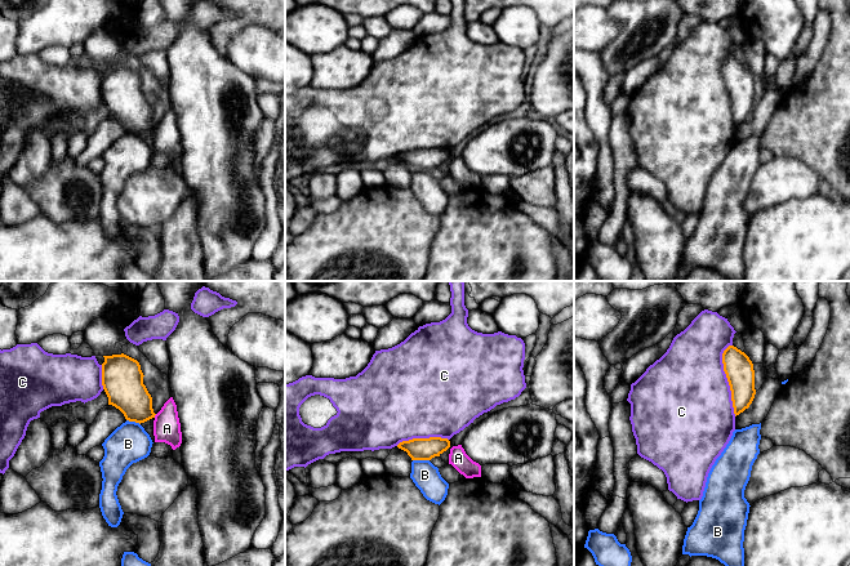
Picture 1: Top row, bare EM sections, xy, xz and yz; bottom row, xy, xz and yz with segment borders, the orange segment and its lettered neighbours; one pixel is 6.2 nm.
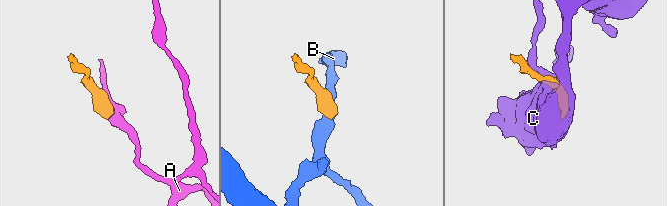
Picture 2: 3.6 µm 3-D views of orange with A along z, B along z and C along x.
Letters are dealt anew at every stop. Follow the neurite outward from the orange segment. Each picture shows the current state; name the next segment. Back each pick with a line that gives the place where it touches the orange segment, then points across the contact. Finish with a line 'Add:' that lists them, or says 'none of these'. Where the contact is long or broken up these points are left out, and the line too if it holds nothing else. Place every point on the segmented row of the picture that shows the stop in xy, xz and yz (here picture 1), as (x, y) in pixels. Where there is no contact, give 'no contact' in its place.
Add: none of these

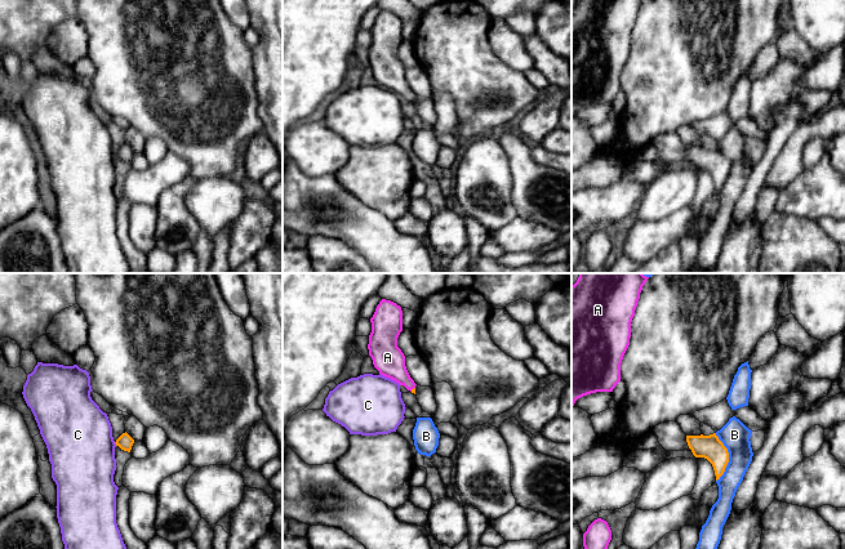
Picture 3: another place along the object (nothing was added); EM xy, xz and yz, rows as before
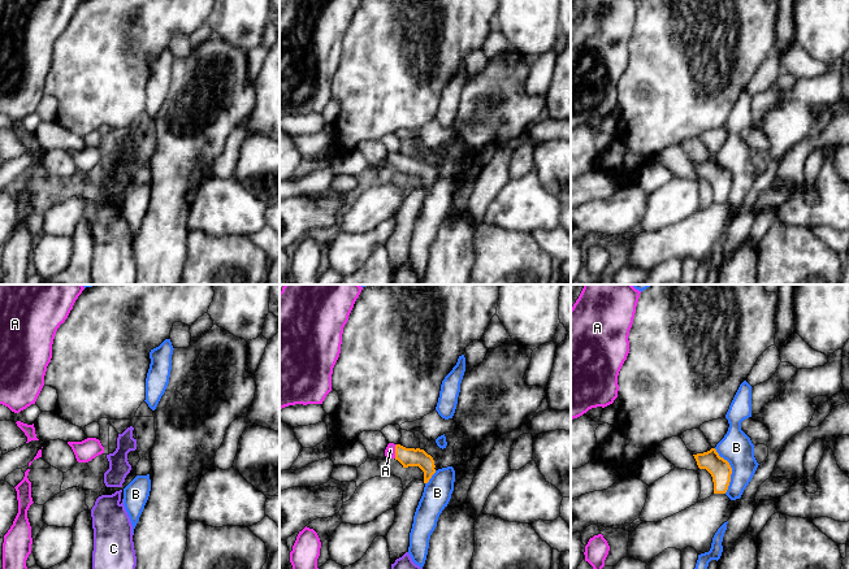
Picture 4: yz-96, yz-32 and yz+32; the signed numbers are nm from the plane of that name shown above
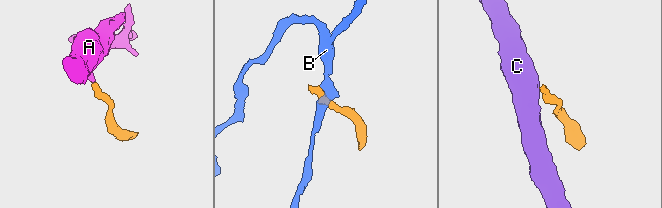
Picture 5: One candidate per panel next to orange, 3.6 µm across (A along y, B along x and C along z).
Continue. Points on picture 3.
A: contact xz (412, 389)
Add: A

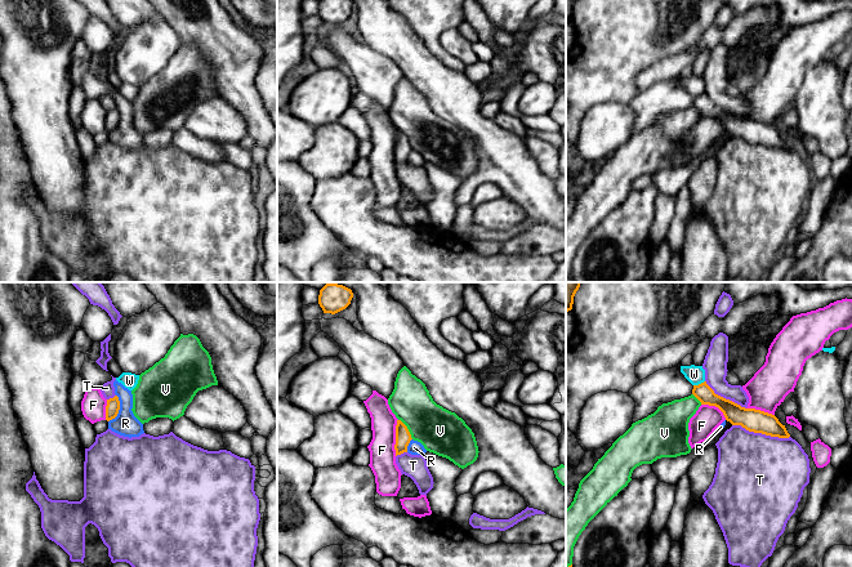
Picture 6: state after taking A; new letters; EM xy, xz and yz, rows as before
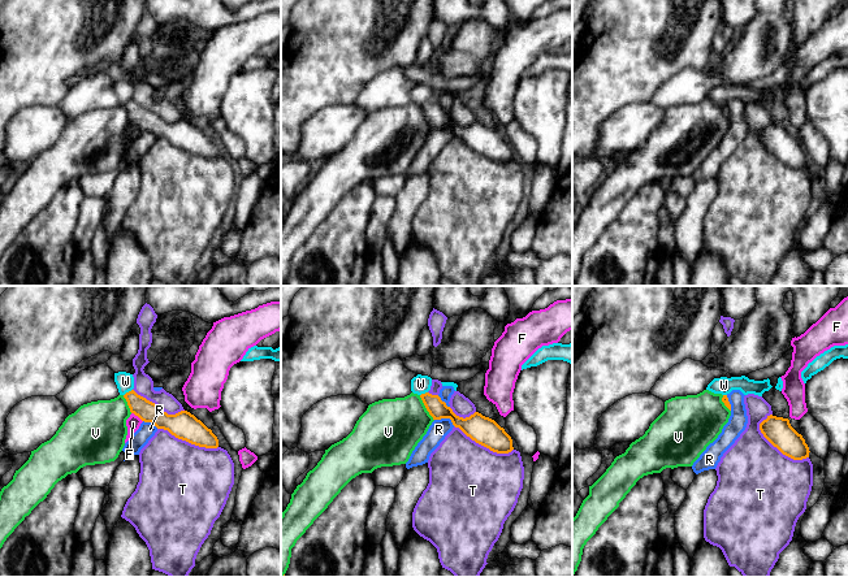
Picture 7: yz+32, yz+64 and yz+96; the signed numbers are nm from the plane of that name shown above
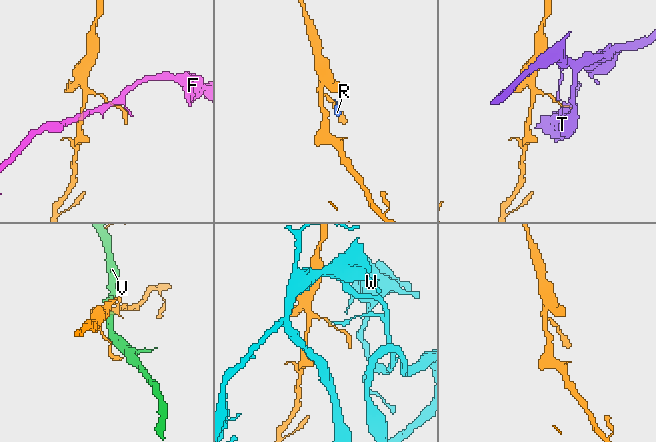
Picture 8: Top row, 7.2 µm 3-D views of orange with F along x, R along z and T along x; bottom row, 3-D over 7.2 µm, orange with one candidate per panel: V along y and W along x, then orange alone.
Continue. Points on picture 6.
Add: none of these

